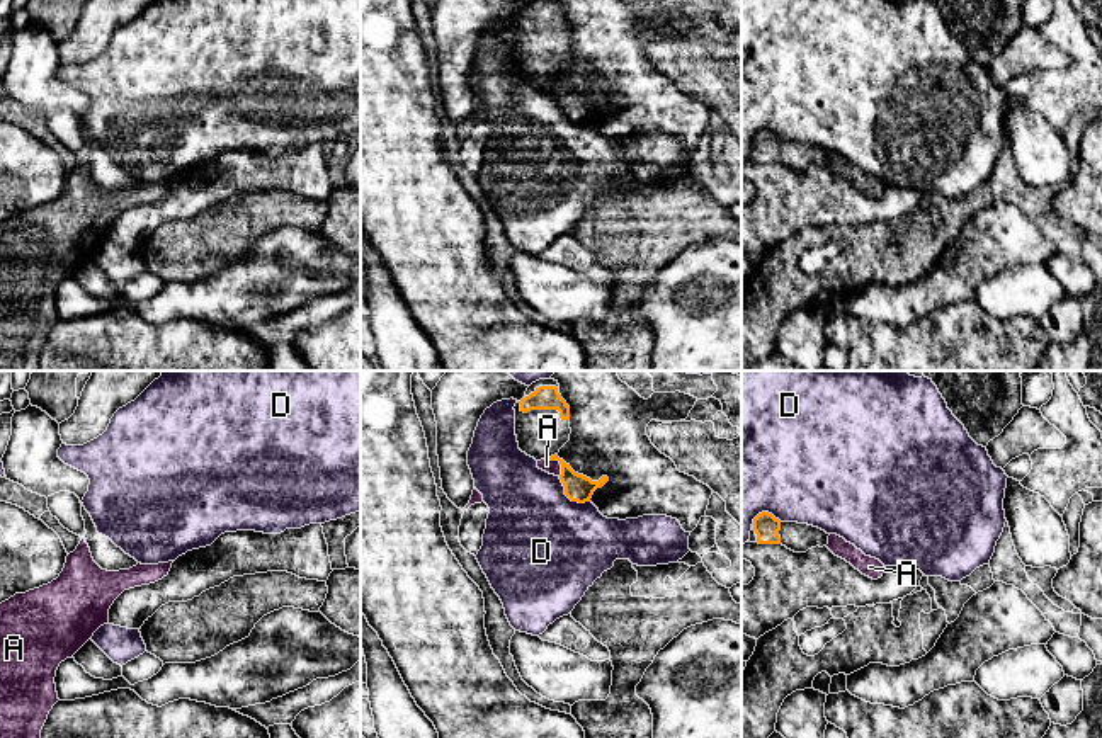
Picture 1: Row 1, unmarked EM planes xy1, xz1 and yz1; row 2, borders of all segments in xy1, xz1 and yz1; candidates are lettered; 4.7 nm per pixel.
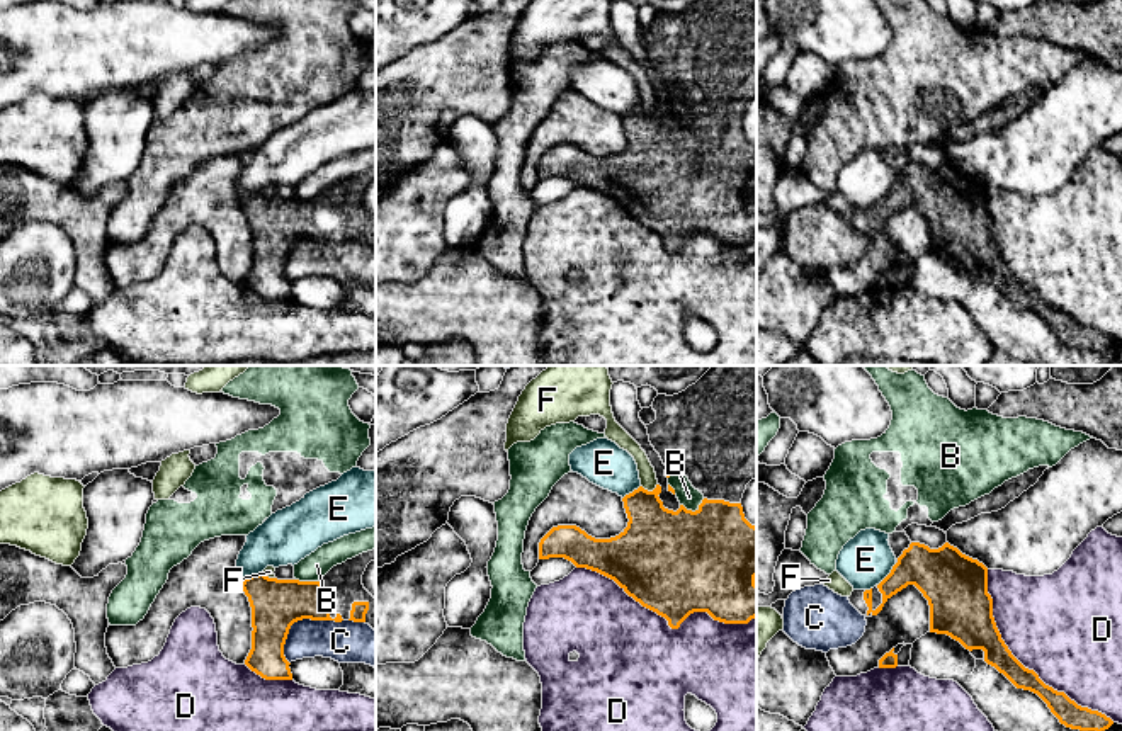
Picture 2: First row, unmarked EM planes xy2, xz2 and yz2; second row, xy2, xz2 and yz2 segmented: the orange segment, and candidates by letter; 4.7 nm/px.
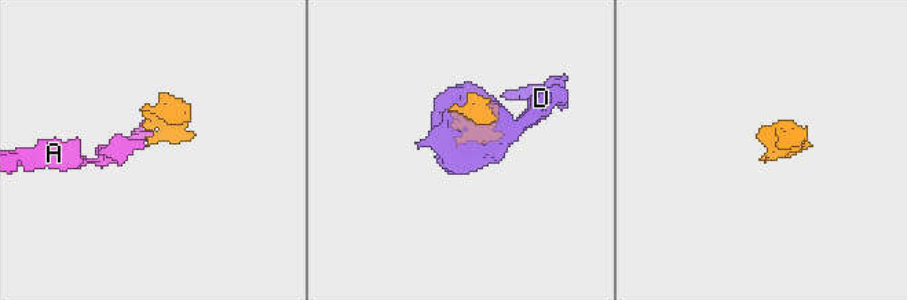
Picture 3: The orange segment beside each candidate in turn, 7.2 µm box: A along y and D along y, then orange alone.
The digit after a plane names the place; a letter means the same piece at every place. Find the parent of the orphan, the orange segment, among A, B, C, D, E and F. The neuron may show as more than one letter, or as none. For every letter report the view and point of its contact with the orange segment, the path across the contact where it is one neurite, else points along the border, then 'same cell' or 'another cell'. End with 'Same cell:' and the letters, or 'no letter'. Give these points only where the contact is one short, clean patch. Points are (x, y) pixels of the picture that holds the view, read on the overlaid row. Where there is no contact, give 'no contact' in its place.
A: xz1 (560, 463) | across xz1 (579, 488), (560, 463), (546, 465) | same cell
B: xz2 (691, 510) | another cell
C: xy2 (300, 619) | another cell
D: yz2 (1020, 663) | another cell
E: xy2 (252, 575) | along xy2 (262, 572), (249, 575), (242, 583) | another cell
F: xz2 (650, 492) | along xz2 (657, 483), (651, 490), (641, 485) | another cell
Same cell: A

